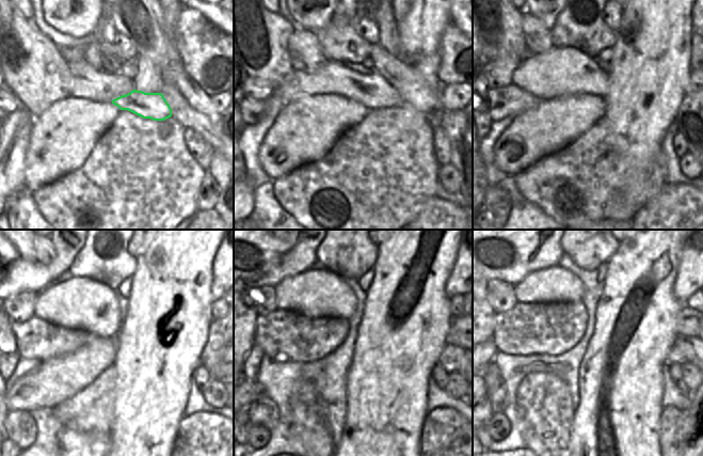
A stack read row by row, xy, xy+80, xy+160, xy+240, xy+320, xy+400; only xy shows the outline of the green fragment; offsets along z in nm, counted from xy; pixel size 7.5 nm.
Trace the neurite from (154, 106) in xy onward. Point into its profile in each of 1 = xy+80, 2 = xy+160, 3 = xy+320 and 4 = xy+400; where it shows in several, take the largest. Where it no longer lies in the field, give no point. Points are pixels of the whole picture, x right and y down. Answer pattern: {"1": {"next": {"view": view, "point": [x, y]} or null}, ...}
{"1": {"next": {"view": "xy+80", "point": [333, 78]}}, "2": {"next": {"view": "xy+160", "point": [560, 72]}}, "3": {"next": {"view": "xy+320", "point": [315, 294]}}, "4": {"next": {"view": "xy+400", "point": [555, 284]}}}

